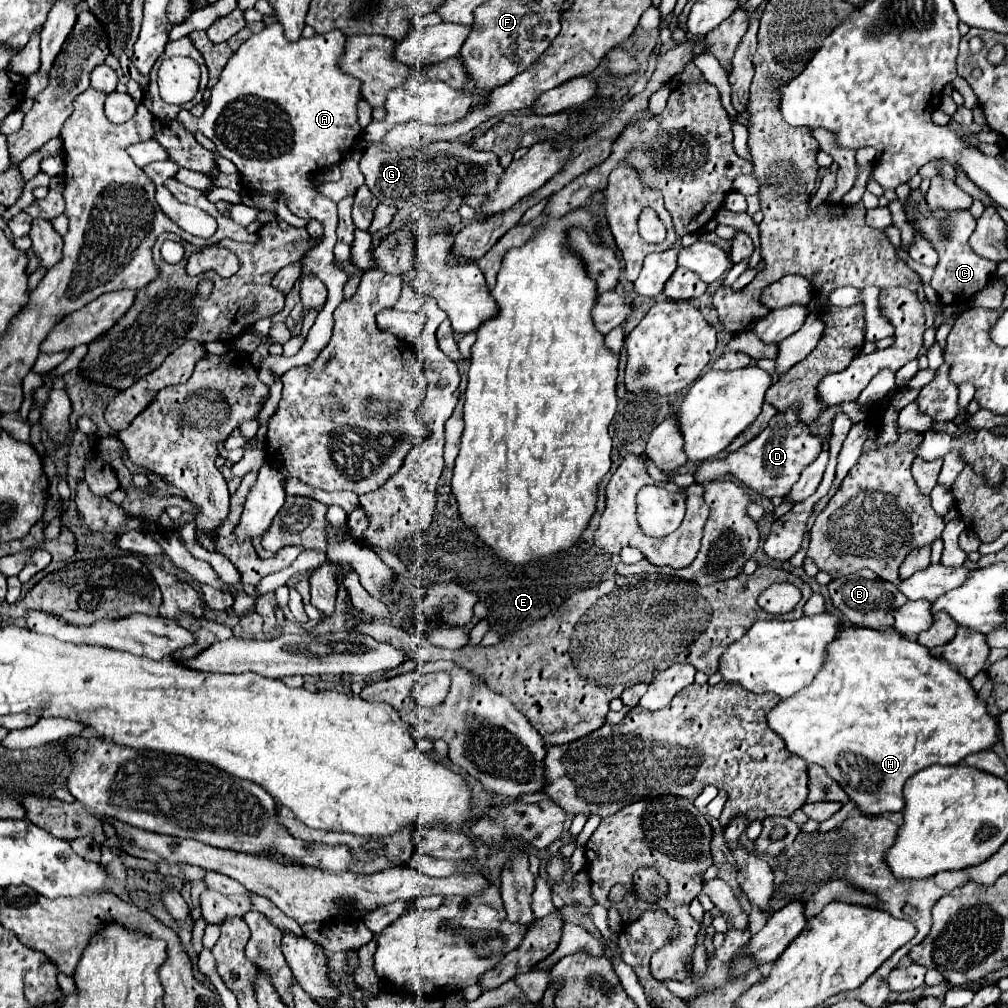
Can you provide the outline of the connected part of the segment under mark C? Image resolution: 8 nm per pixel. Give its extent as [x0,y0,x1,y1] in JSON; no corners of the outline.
[909,189,997,305]

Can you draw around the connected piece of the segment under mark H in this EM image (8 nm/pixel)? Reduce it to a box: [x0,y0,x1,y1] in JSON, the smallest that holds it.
[767,625,1001,815]

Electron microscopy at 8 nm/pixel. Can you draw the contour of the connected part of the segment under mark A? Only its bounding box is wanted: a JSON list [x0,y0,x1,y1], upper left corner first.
[177,21,363,379]

